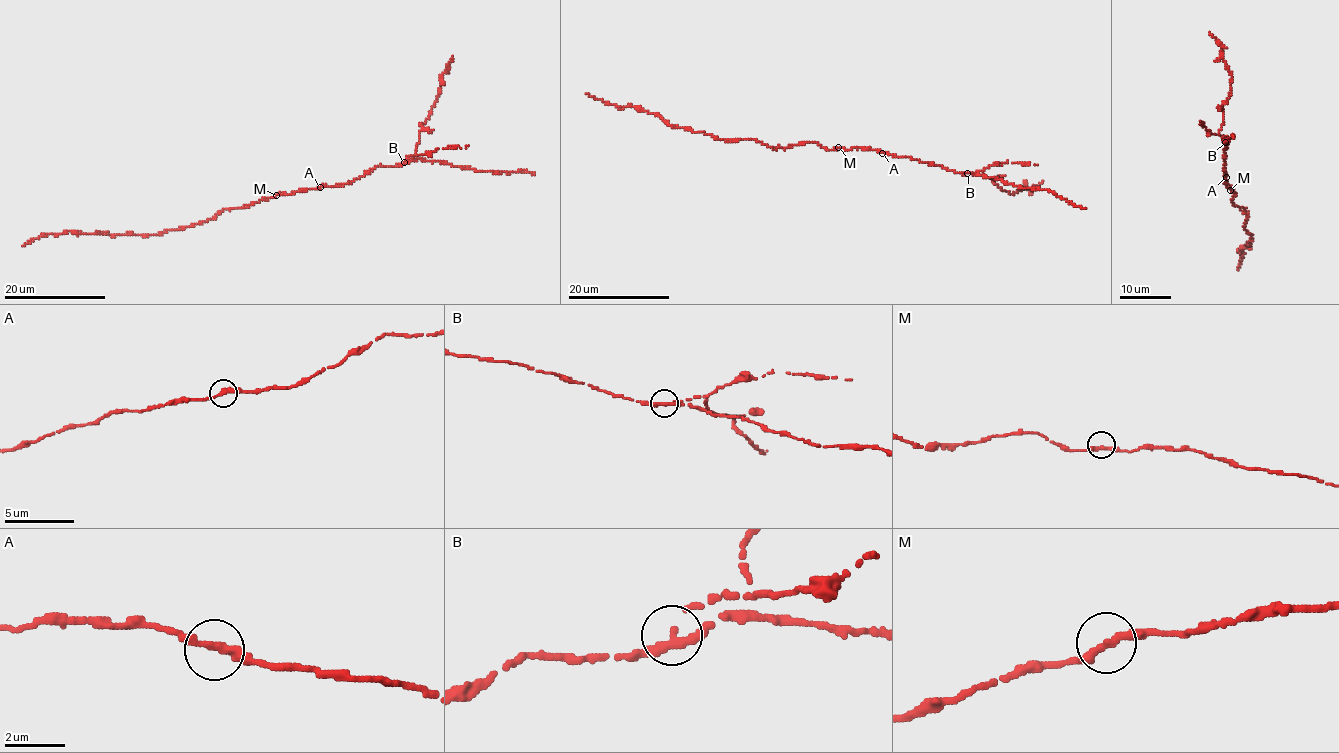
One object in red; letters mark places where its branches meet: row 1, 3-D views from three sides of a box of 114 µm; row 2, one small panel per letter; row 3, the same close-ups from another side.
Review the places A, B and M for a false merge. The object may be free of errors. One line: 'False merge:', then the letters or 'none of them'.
False merge: B

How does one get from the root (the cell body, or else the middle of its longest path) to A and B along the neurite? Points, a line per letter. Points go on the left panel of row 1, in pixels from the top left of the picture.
A: (277, 195), (320, 187)
B: (277, 195), (348, 184), (380, 166), (397, 166), (403, 162)

